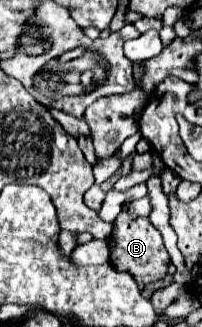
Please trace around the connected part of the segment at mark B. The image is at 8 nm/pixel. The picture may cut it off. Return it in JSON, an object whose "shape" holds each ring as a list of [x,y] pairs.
{"shape":[[[122,211],[118,215],[118,219],[114,221],[112,235],[116,237],[116,247],[110,251],[110,259],[112,259],[114,269],[132,273],[132,277],[138,283],[142,283],[142,285],[160,281],[166,275],[168,263],[170,263],[170,255],[168,255],[168,251],[164,247],[164,241],[162,241],[160,231],[154,229],[154,225],[150,223],[148,217],[132,219],[126,211]]]}

